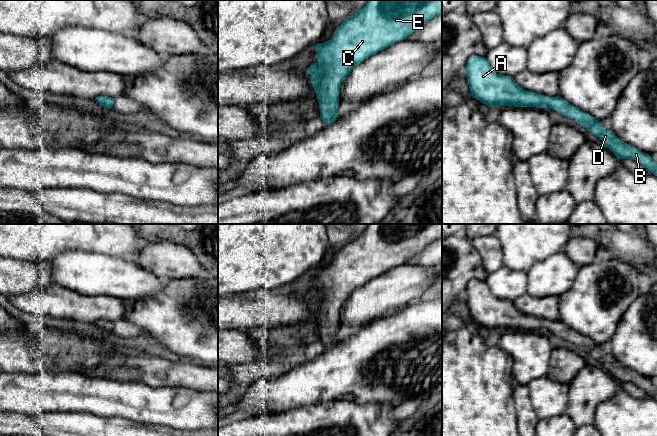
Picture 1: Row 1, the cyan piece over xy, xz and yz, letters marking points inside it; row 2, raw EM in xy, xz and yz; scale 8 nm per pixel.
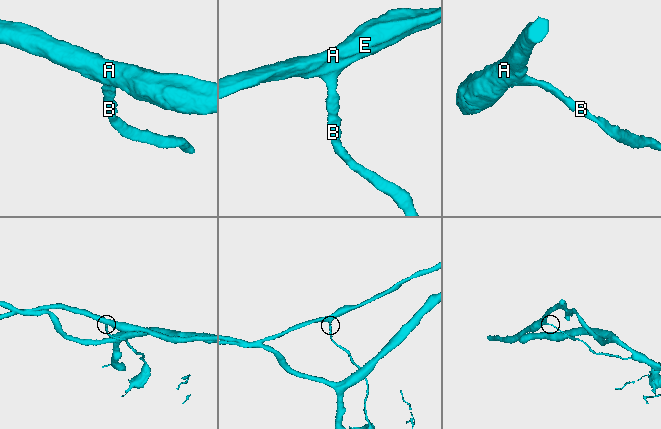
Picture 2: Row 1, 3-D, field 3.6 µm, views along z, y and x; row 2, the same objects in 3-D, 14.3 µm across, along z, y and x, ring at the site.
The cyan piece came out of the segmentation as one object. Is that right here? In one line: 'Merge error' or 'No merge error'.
Merge error

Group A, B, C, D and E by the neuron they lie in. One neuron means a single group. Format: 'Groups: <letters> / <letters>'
Groups: A C E / B D

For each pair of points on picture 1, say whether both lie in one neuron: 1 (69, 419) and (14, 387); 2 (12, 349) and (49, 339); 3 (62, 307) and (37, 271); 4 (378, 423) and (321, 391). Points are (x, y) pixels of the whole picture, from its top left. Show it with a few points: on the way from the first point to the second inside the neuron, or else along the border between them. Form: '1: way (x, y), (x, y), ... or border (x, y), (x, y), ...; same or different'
1: border (81, 412), (44, 412), (34, 415); different
2: way (21, 349), (40, 348); same
3: border (54, 282), (37, 286), (24, 293); different
4: border (358, 403), (346, 400), (329, 400), (312, 405); different

